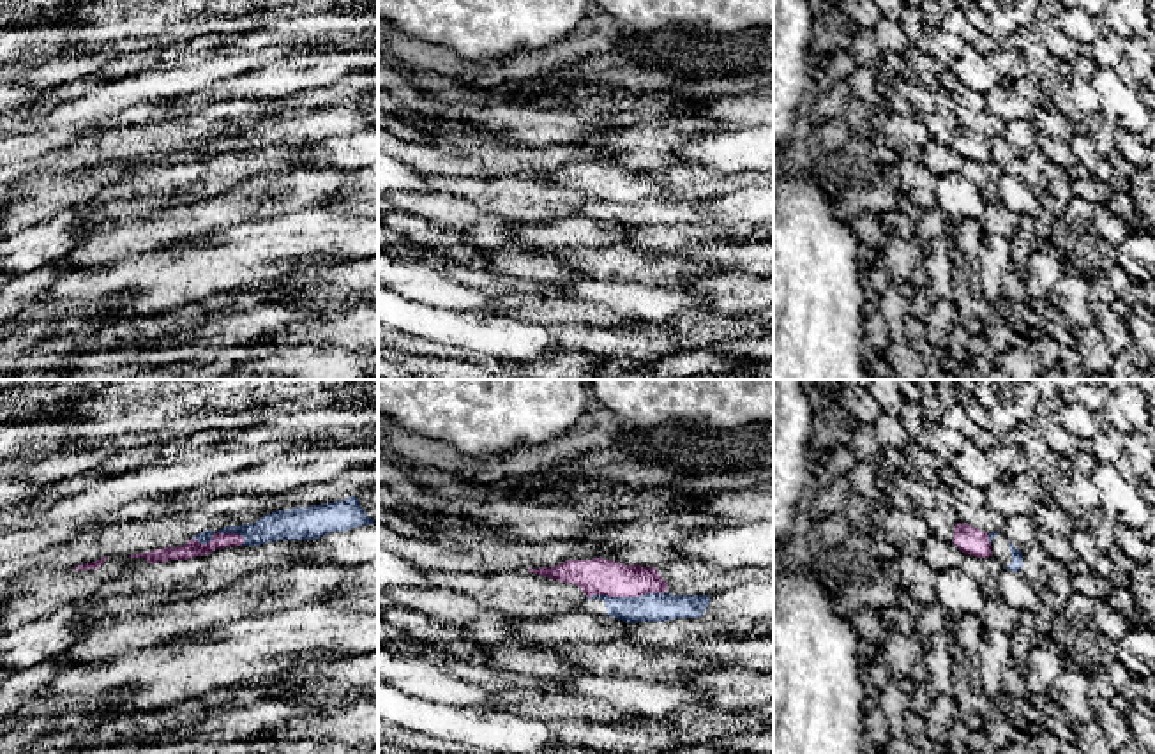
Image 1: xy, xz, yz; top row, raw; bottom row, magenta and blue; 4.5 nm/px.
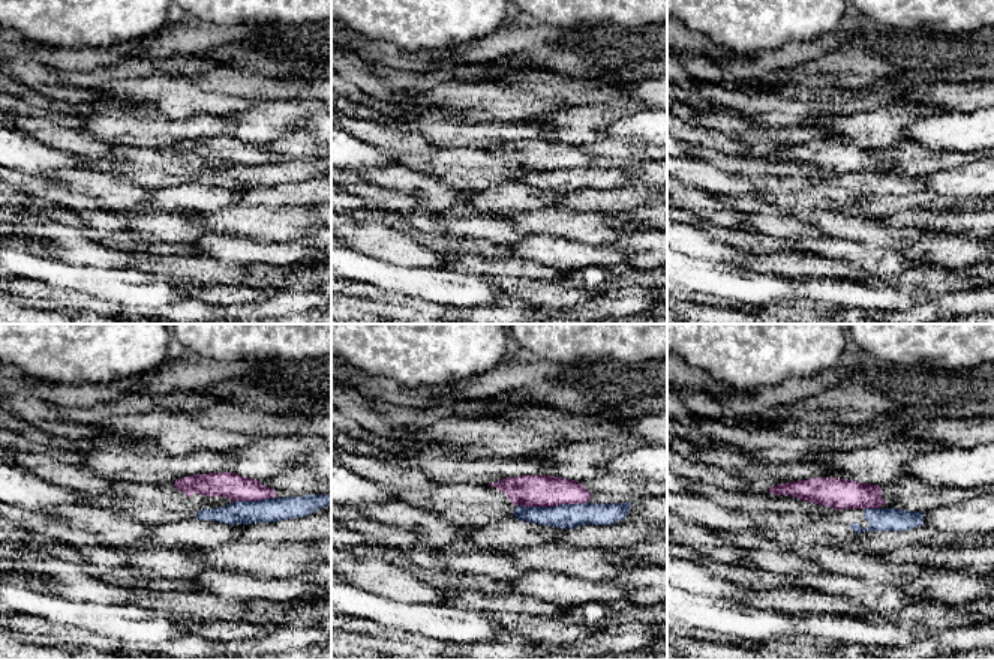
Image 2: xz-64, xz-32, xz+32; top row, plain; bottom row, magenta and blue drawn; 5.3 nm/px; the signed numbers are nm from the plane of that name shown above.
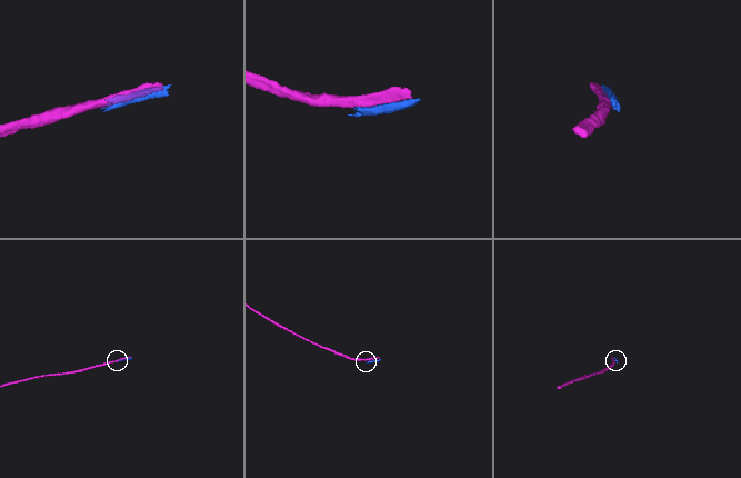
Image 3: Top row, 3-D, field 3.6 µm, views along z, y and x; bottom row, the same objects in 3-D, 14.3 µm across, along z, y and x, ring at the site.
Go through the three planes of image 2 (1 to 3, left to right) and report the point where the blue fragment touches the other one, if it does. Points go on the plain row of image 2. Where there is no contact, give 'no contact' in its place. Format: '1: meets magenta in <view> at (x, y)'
1: meets magenta in xz-64 at (254, 164)
2: meets magenta in xz-32 at (552, 170)
3: meets magenta in xz+32 at (871, 171)

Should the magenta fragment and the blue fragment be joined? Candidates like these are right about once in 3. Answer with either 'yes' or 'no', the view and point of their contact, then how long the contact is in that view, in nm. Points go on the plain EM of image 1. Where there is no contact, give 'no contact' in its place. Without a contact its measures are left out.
no; contact xz (626, 200); length 360 nm

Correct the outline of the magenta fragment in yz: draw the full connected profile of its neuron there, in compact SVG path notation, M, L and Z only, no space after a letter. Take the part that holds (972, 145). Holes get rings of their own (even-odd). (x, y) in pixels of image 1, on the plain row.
M957 127L954 132L952 147L964 157L977 162L989 162L993 161L989 138L973 132L964 127Z

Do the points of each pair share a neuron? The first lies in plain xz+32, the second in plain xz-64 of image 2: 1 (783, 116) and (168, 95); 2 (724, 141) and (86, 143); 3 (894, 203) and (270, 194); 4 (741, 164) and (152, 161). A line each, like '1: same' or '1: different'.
1: same
2: same
3: same
4: same

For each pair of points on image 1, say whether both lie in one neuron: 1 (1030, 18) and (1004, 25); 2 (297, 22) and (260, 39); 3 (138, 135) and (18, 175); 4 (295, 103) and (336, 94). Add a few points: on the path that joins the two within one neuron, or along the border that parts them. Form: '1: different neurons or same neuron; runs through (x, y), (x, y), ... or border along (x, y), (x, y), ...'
1: same neuron; runs through (1023, 18), (1011, 18)
2: same neuron; runs through (288, 29), (269, 32)
3: same neuron; runs through (108, 145), (66, 161), (48, 163)
4: same neuron; runs through (306, 101), (325, 98)

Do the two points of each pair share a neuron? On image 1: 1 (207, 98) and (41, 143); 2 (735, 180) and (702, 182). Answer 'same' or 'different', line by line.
1: same
2: same

